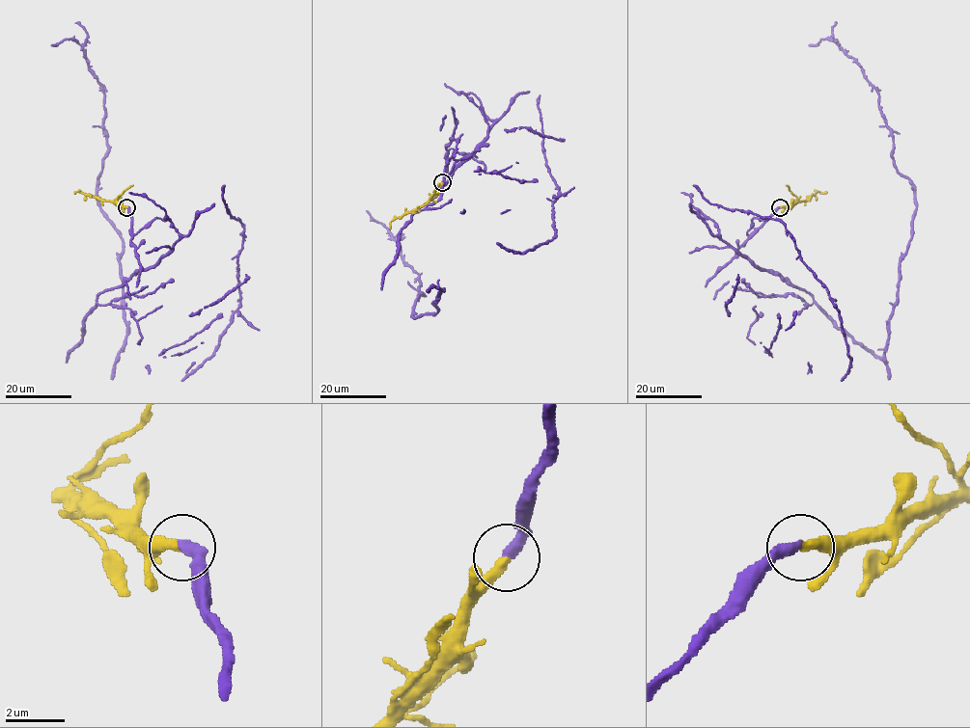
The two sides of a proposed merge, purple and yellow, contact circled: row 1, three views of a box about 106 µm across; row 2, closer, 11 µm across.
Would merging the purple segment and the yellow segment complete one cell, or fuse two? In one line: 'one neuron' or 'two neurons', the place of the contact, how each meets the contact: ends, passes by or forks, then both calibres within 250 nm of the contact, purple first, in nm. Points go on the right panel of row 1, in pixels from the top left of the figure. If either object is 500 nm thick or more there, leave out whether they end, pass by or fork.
two neurons | (780, 207) | purple ends | yellow ends | 400/340 nm

